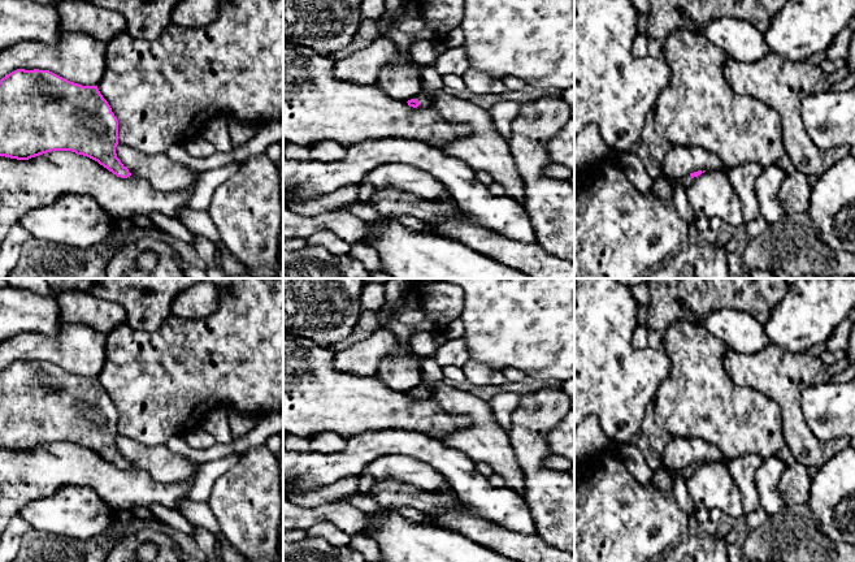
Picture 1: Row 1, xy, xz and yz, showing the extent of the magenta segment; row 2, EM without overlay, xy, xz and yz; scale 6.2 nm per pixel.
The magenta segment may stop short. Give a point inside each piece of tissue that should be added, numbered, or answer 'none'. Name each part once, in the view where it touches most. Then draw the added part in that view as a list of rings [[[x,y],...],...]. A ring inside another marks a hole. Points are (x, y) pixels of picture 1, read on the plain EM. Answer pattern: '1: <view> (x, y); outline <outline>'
1: xz (425, 392); outline [[[420,384],[413,390],[420,394],[420,397],[417,399],[428,399],[431,397],[431,393],[433,393],[433,389],[430,385],[422,385],[422,384]]]

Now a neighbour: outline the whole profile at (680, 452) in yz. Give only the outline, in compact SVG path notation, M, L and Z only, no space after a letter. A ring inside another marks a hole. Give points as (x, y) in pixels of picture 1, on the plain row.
M672 437L661 454L663 466L682 470L698 462L728 462L717 446L702 438Z

